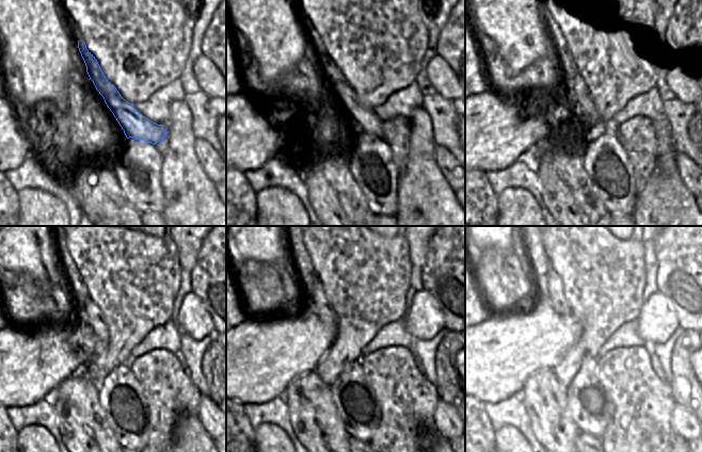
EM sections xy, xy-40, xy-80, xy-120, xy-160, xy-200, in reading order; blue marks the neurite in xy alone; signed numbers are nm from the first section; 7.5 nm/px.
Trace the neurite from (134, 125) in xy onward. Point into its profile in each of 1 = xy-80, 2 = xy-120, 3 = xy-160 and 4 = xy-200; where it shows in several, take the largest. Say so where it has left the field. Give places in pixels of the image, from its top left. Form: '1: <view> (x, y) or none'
1: xy-80 (575, 86)
2: xy-120 (89, 316)
3: xy-160 (318, 303)
4: xy-200 (556, 297)

